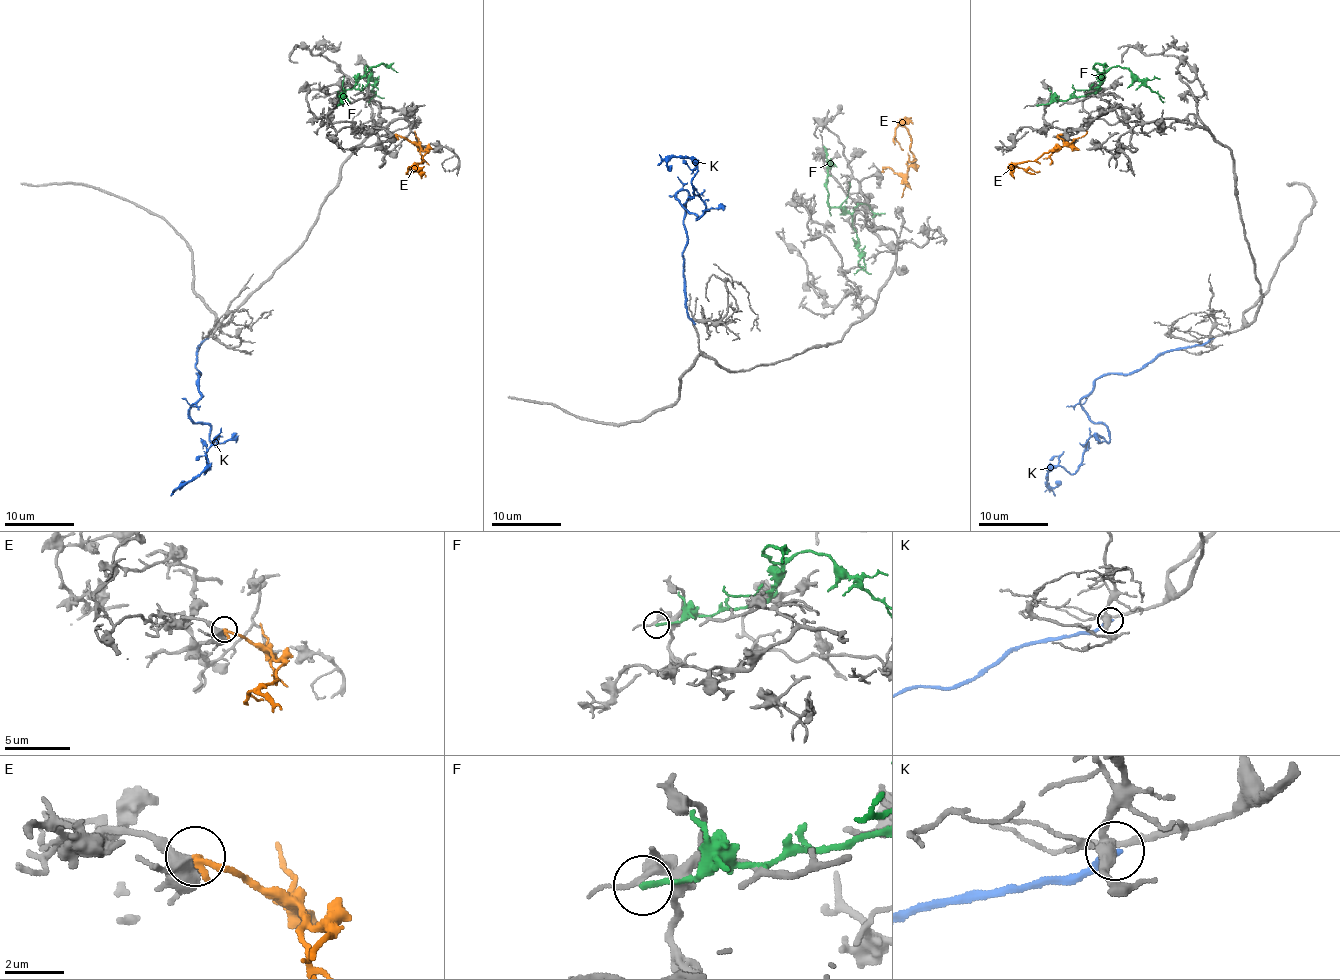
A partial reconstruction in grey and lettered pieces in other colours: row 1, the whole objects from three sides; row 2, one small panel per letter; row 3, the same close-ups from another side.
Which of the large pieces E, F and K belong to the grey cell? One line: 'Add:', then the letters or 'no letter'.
Add: E

